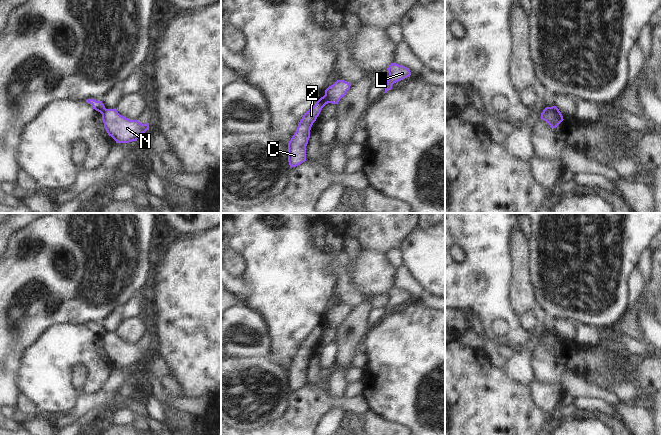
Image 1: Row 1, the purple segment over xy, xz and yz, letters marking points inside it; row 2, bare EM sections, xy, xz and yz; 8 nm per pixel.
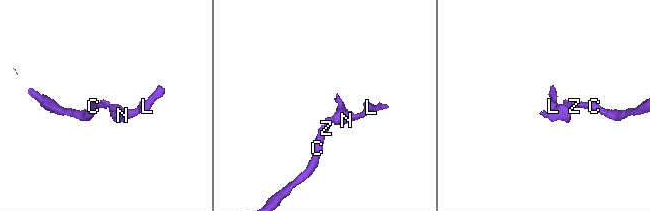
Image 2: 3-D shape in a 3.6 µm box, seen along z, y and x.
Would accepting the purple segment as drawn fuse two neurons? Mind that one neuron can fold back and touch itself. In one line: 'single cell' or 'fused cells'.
fused cells

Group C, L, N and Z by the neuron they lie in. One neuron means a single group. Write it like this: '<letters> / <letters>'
C Z / L N

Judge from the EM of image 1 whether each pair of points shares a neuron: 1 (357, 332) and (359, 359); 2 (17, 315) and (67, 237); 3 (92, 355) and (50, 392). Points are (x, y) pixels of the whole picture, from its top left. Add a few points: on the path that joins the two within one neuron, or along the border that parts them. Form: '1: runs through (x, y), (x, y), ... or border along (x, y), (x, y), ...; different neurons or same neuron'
1: border along (357, 352), (348, 364), (338, 367); different neurons
2: runs through (23, 296), (52, 267), (54, 256); same neuron
3: runs through (79, 355), (75, 355), (51, 379); same neuron

